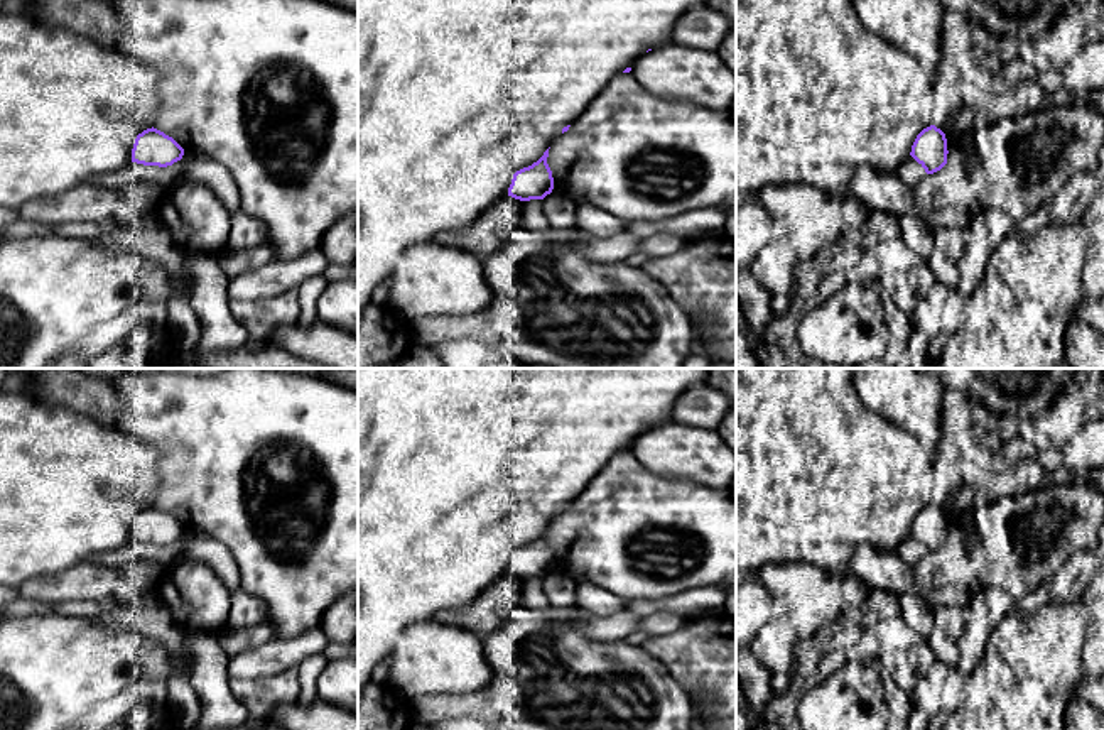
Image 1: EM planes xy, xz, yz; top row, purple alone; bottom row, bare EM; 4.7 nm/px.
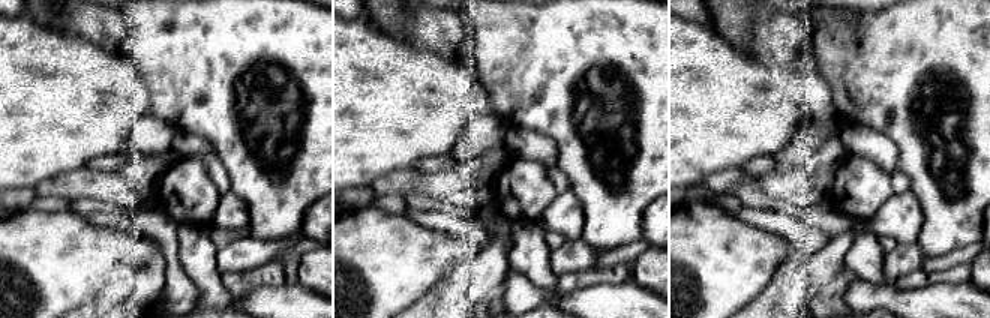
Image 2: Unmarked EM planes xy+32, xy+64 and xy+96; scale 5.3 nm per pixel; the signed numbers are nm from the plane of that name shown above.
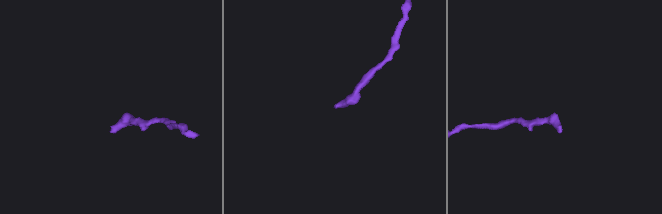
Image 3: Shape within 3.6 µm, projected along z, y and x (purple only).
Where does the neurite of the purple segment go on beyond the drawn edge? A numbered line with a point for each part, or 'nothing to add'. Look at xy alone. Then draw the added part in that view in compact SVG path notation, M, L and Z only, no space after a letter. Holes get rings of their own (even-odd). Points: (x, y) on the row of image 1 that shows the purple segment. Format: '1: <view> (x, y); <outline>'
nothing to add

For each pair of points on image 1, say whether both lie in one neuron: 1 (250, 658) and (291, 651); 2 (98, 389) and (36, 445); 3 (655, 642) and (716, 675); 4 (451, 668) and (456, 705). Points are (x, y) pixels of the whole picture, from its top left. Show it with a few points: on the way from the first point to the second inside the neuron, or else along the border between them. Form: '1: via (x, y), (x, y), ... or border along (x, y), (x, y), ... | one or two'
1: via (260, 658), (281, 654) | one
2: border along (37, 397), (112, 424) | two
3: via (671, 649), (696, 654), (701, 659) | one
4: border along (492, 678), (475, 691), (424, 693), (416, 697) | two

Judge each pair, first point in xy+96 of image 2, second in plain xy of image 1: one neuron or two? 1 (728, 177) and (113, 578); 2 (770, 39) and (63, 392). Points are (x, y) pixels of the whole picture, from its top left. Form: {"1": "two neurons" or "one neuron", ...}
{"1": "one neuron", "2": "one neuron"}

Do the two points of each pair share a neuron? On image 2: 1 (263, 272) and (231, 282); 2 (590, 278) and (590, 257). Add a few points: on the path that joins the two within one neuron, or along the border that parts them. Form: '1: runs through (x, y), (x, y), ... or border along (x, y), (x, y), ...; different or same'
1: runs through (255, 278), (239, 282); same
2: border along (593, 266), (563, 273), (558, 278); different

